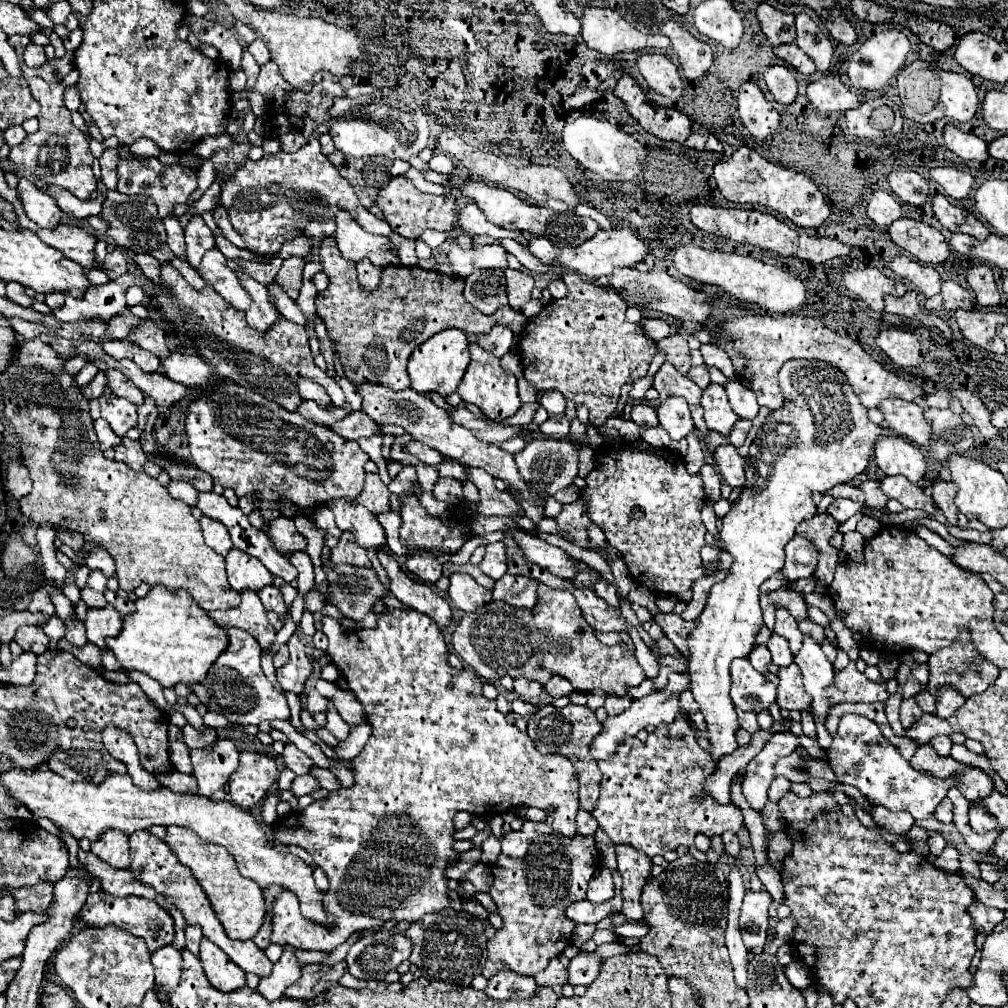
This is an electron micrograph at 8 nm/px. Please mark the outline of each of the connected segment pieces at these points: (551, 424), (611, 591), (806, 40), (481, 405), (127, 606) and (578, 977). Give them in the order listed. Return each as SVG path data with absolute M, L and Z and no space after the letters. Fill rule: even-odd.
M556 415L556 417L550 417L546 423L540 425L540 431L548 437L554 437L554 439L562 439L562 437L568 437L568 431L570 431L570 421L566 415Z
M598 579L598 581L592 583L592 589L596 591L596 595L598 595L600 599L604 599L606 603L610 603L612 607L618 607L618 595L616 595L616 589L614 589L610 583L606 583L604 579Z
M798 13L794 25L796 25L796 45L816 63L816 71L824 73L830 67L834 53L830 37L806 13Z
M470 343L468 351L470 351L470 365L462 377L462 383L458 385L458 393L462 401L474 403L488 419L502 421L506 417L512 417L522 405L516 389L516 377L510 371L502 369L500 359L494 357L490 351L484 351L478 343Z
M106 591L106 601L122 615L122 617L126 617L126 615L132 615L134 611L136 611L136 607L134 607L134 603L130 601L130 599L122 599L122 597L118 597L114 591Z
M578 953L568 965L568 983L588 987L598 977L602 961L598 953Z

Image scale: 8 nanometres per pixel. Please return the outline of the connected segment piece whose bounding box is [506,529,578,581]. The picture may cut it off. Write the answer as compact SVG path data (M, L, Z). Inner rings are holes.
M506 531L508 535L514 535L516 543L520 543L526 559L538 563L540 567L546 567L552 575L556 577L562 577L562 579L568 579L572 581L578 573L578 567L574 565L574 561L570 559L570 555L560 549L560 547L554 547L534 535L528 535L526 531Z

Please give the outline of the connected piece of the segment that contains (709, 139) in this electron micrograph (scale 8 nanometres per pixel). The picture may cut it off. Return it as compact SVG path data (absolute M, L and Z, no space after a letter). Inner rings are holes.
M624 75L616 83L614 95L626 105L628 113L638 121L638 125L642 129L646 129L650 135L654 135L658 139L664 139L664 141L676 141L676 143L682 143L682 145L688 145L688 147L694 147L694 149L706 149L706 151L718 151L718 153L722 151L722 143L714 135L710 135L708 131L694 129L694 123L684 113L680 113L676 109L664 109L664 107L656 107L656 105L648 103L644 91L638 87L638 83L630 75Z

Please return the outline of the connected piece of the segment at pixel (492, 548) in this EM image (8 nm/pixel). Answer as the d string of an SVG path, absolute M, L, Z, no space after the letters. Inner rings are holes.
M502 541L486 547L486 555L484 555L484 561L480 563L480 569L496 581L506 573L508 563L506 563L506 547Z

